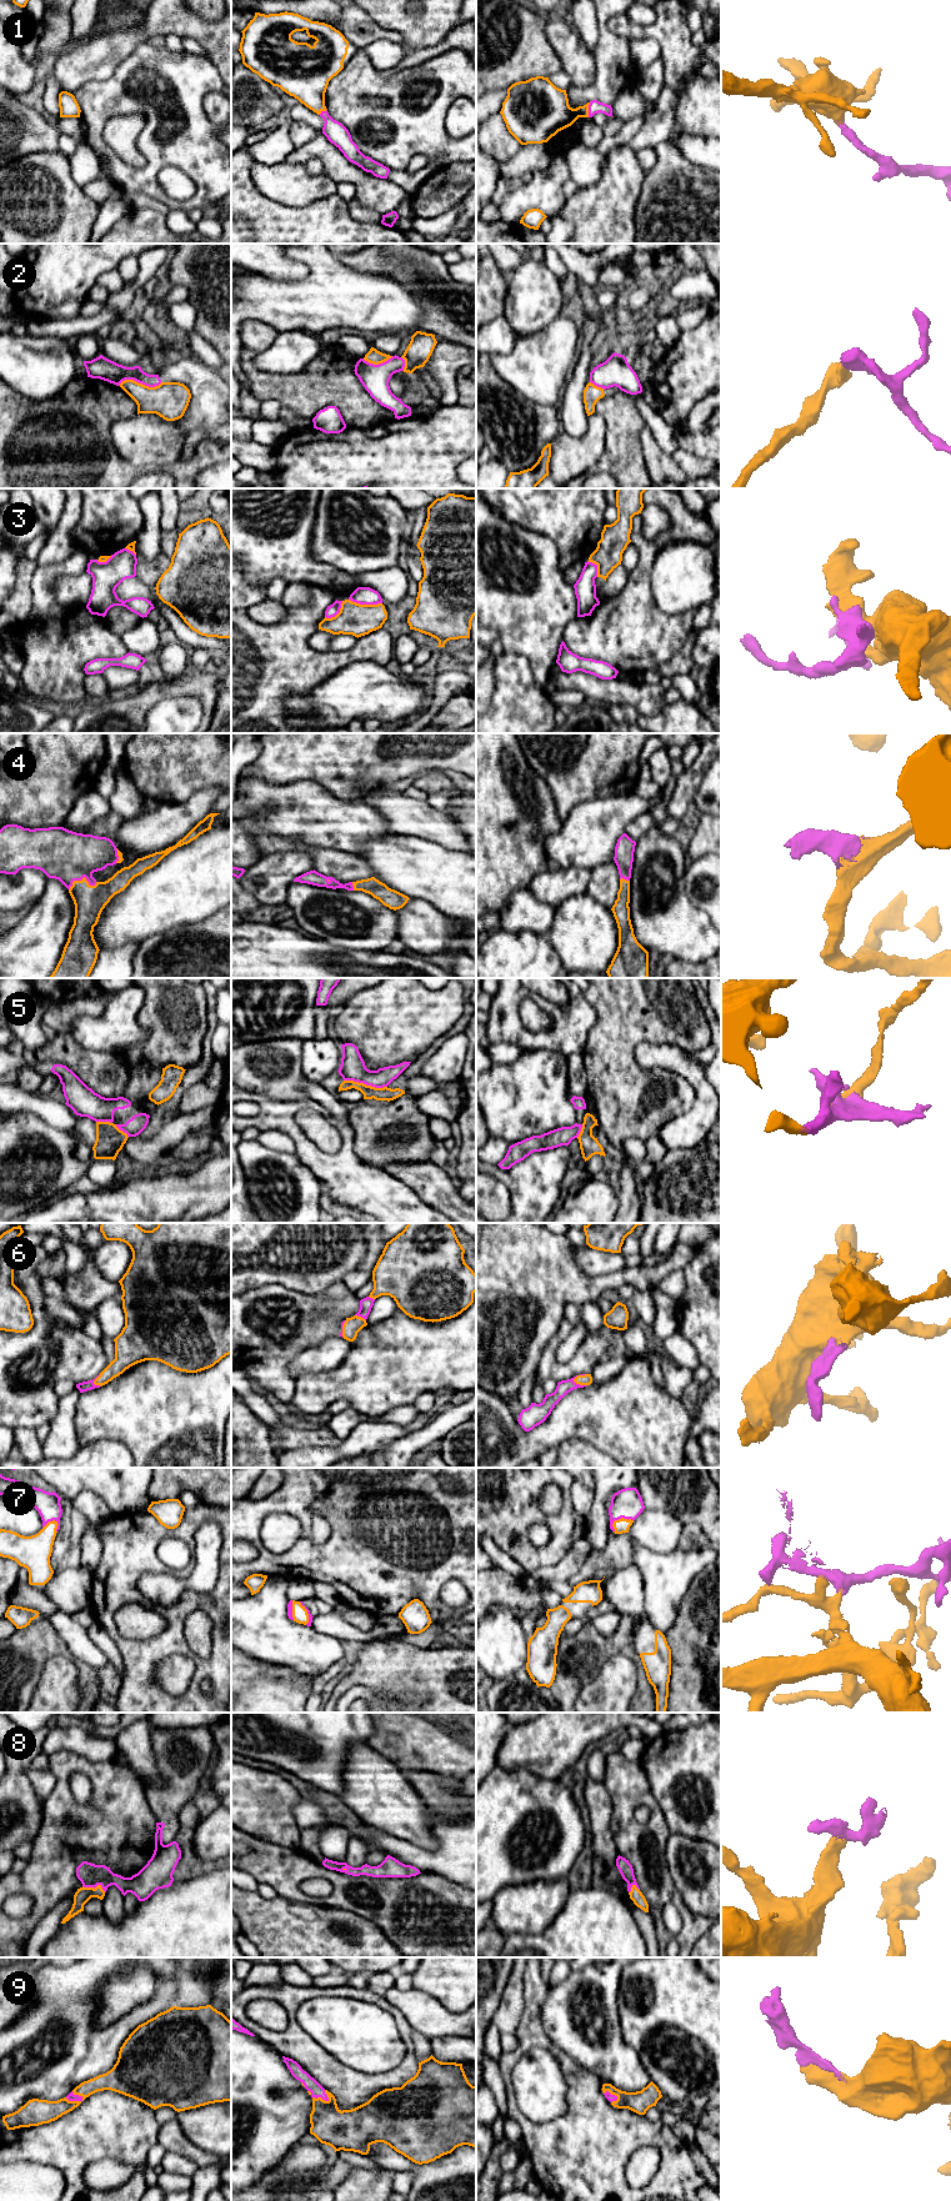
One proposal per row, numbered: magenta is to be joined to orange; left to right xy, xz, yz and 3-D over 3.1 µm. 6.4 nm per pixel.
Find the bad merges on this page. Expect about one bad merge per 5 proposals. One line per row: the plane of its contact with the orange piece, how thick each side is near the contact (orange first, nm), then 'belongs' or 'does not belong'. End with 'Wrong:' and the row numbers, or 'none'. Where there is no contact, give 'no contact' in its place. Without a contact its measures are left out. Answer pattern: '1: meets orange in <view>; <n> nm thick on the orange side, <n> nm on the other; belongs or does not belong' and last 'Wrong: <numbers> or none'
1: meets orange in yz; 280 nm thick on the orange side, 90 nm on the other; belongs
2: meets orange in xy; 240 nm thick on the orange side, 140 nm on the other; does not belong
3: meets orange in xz; 200 nm thick on the orange side, 110 nm on the other; does not belong
4: meets orange in xy; 200 nm thick on the orange side, 320 nm on the other; belongs
5: meets orange in xz; 90 nm thick on the orange side, 160 nm on the other; belongs
6: meets orange in yz; 70 nm thick on the orange side, 90 nm on the other; belongs
7: meets orange in yz; 90 nm thick on the orange side, 190 nm on the other; belongs
8: meets orange in xy; 100 nm thick on the orange side, 150 nm on the other; belongs
9: meets orange in xy; 110 nm thick on the orange side, 50 nm on the other; belongs
Wrong: 2, 3

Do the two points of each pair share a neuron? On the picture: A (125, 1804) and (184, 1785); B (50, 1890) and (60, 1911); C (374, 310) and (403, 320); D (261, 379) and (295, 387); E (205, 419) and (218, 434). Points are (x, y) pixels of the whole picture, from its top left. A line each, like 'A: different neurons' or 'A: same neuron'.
A: different neurons
B: different neurons
C: same neuron
D: same neuron
E: different neurons

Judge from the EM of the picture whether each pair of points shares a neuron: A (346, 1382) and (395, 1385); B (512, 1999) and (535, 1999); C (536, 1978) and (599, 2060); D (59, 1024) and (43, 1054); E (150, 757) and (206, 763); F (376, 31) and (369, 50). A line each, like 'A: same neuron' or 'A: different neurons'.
A: same neuron
B: different neurons
C: different neurons
D: different neurons
E: same neuron
F: different neurons

